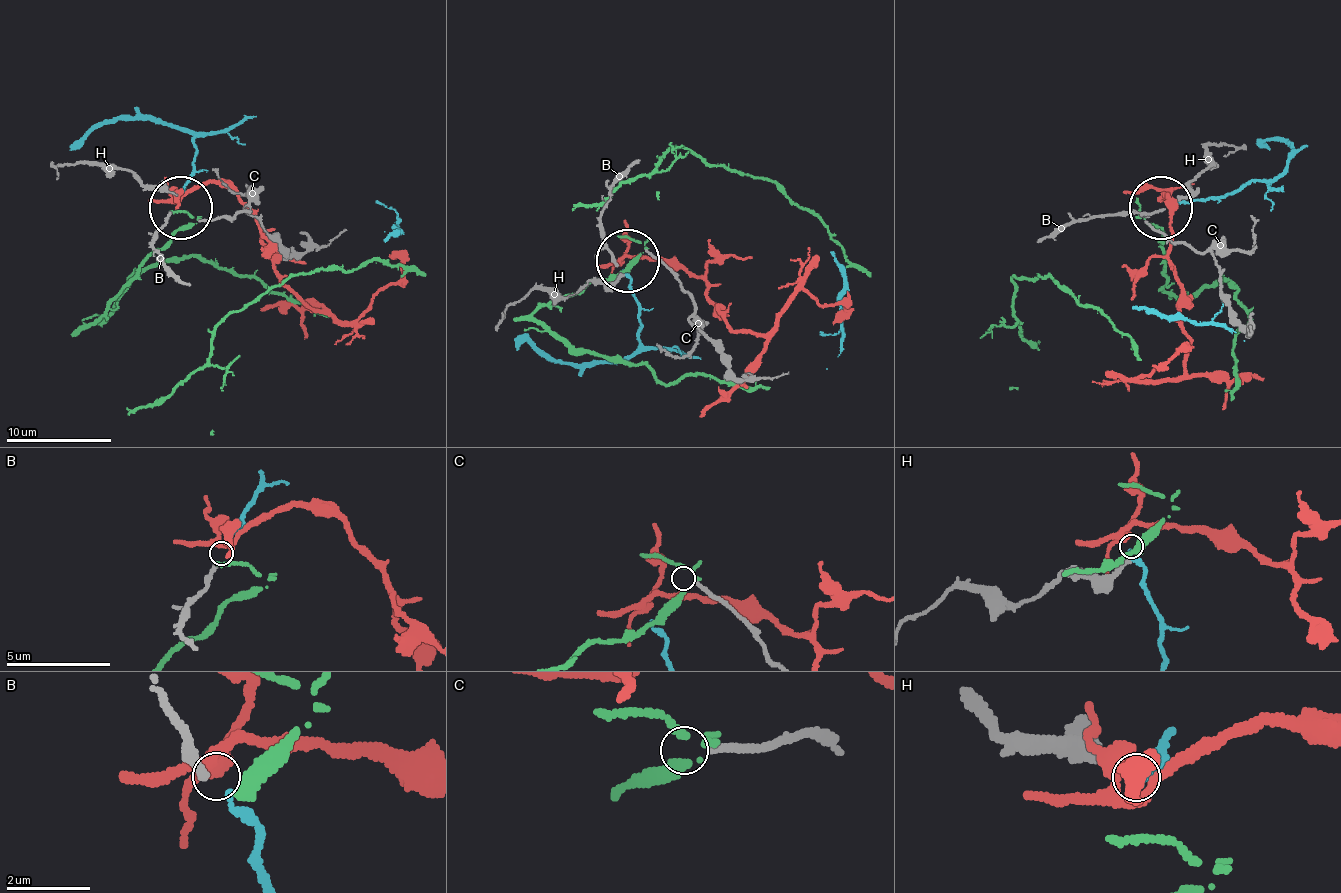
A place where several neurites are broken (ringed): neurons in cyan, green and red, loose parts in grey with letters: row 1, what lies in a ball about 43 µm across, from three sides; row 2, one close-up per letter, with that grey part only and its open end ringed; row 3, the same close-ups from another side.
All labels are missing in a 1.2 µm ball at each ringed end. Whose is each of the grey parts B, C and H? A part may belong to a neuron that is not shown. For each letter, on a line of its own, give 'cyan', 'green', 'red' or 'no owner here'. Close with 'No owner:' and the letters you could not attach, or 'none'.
B: cyan
C: no owner here
H: no owner here
No owner: C, H

